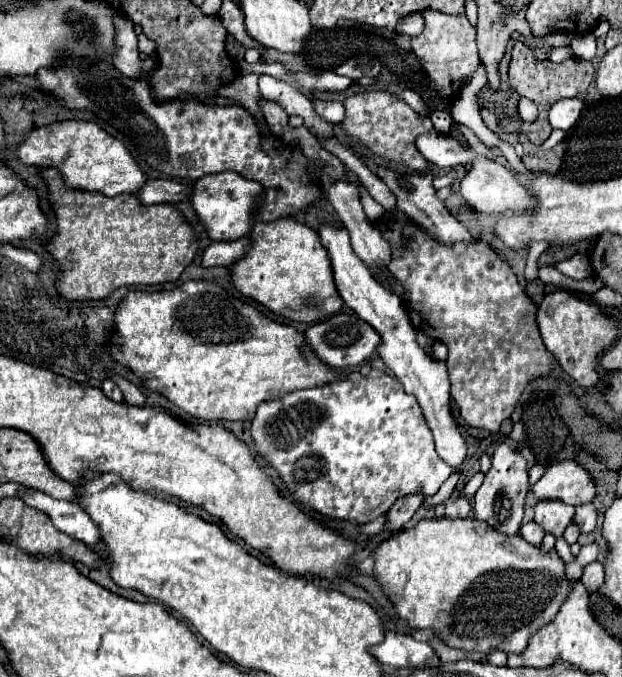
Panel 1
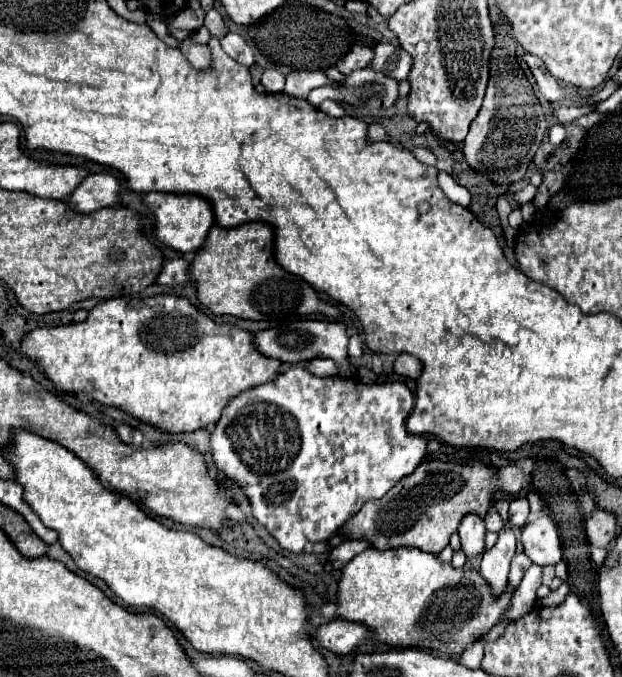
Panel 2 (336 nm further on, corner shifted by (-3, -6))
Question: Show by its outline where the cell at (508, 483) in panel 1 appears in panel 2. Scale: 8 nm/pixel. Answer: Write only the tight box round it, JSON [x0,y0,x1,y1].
[480,521,516,597]

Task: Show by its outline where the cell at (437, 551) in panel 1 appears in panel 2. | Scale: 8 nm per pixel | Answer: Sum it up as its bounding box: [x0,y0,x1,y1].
[336,547,512,653]

